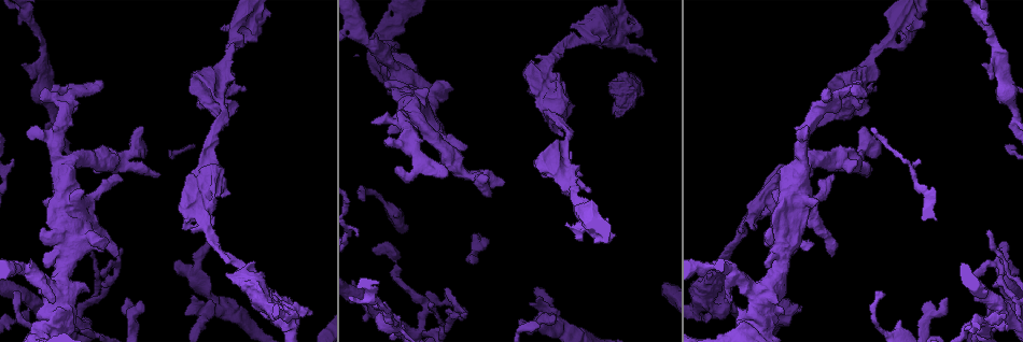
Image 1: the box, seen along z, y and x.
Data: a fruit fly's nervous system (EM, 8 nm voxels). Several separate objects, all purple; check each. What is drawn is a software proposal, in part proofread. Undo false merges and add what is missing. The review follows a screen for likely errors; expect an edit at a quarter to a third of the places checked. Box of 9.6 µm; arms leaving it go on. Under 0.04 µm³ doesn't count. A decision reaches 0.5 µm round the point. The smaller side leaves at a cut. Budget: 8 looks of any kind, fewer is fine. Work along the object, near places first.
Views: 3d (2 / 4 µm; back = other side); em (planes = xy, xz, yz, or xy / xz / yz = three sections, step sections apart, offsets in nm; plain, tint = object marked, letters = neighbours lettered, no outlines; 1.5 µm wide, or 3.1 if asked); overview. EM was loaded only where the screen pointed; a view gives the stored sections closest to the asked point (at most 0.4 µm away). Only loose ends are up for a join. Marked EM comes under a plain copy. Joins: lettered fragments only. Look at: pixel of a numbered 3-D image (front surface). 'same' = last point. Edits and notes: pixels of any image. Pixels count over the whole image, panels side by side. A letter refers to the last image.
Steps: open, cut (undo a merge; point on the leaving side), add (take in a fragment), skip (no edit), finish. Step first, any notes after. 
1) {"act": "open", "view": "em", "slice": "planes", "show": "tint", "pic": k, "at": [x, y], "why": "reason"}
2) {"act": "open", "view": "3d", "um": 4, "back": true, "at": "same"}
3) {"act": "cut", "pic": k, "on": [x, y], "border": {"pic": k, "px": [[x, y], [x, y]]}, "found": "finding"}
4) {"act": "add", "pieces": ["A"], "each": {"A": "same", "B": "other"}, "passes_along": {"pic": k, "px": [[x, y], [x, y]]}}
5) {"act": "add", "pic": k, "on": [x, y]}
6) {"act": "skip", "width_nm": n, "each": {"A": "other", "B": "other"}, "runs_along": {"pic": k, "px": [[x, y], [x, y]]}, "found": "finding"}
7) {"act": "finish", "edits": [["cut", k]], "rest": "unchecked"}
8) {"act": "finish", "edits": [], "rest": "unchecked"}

{"act": "open", "view": "em", "slice": "planes", "show": "letters", "pic": 1, "at": [580, 223], "why": "tapers out"}

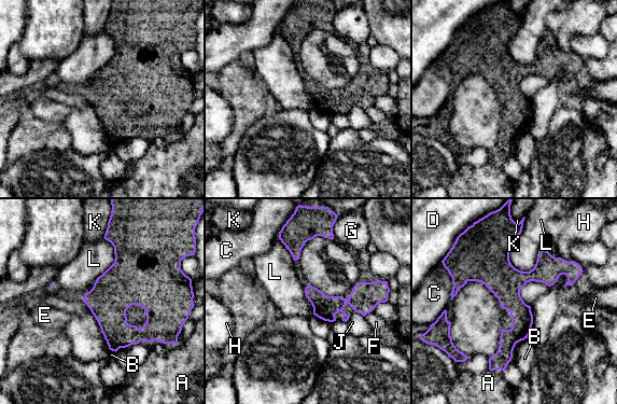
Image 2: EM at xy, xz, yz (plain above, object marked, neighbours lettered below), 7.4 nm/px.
{"act": "skip", "each": {"A": "other", "B": "other", "C": "other", "D": "other", "E": "other", "F": "other", "G": "other", "H": "other", "J": "other", "K": "other", "L": "other"}, "found": "no lettered fragment goes on from it"}

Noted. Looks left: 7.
{"act": "open", "view": "em", "slice": "yz", "step": 8, "show": "letters", "pic": 1, "at": [236, 109], "why": "thick end"}

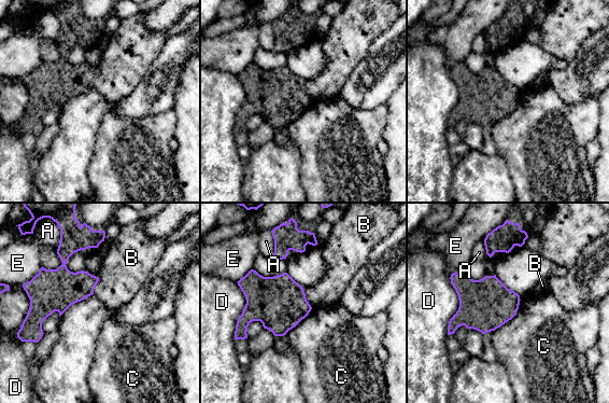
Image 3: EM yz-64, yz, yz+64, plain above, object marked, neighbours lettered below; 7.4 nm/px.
{"act": "skip", "longest_contact_nm": ["D", 460], "each": {"A": "other", "B": "other", "C": "other", "D": "other", "E": "other"}, "border": {"pic": 3, "px": [[451, 274], [458, 309], [447, 334]]}, "found": "none of them fits"}

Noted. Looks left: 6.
{"act": "open", "view": "3d", "um": 2, "pic": 1, "at": [86, 289], "why": "an open end"}

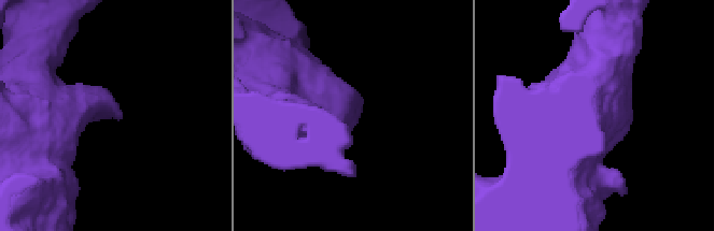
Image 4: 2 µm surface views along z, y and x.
{"act": "open", "view": "em", "slice": "planes", "show": "letters", "pic": 4, "at": [361, 100]}

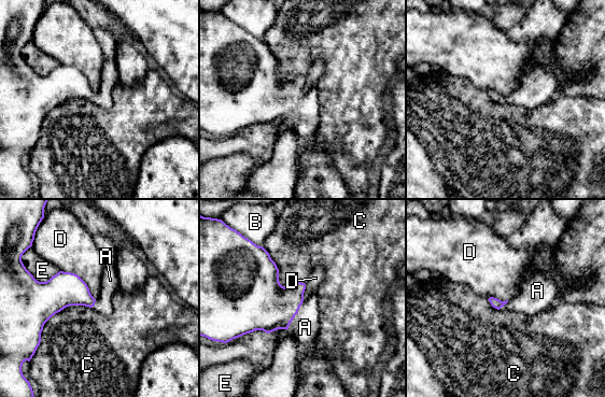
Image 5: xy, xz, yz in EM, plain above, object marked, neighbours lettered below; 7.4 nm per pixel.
{"act": "add", "pieces": ["A"], "each": {"A": "same", "B": "other", "C": "other", "D": "other", "E": "other"}, "found": "the cell continues"}

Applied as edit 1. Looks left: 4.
{"act": "open", "view": "overview", "why": "redraw"}

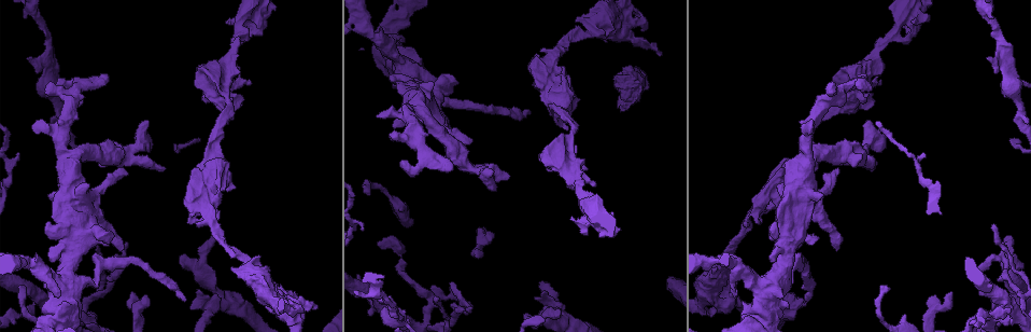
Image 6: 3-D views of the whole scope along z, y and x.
{"act": "open", "view": "3d", "um": 2, "pic": 6, "at": [553, 83], "why": "closes a loop"}

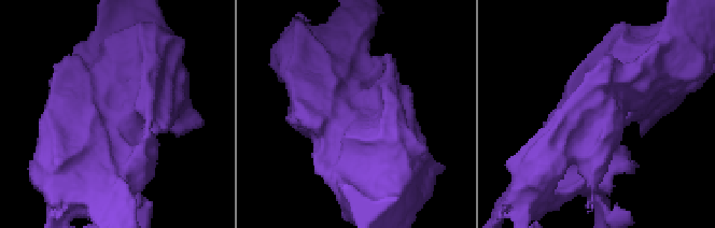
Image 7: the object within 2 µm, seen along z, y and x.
{"act": "open", "view": "em", "slice": "yz", "step": 4, "show": "tint", "pic": 7, "at": [112, 149]}

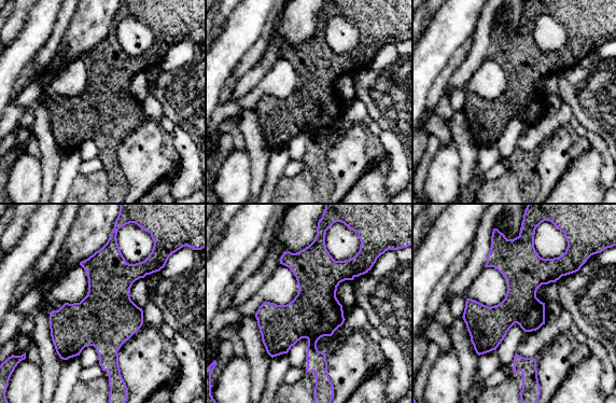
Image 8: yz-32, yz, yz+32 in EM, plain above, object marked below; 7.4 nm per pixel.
{"act": "open", "view": "em", "slice": "planes", "show": "letters", "at": "same"}

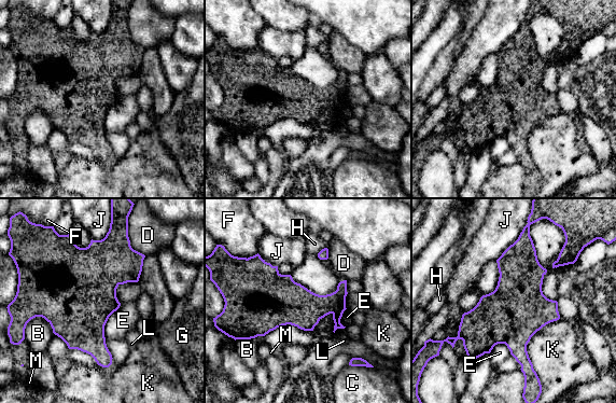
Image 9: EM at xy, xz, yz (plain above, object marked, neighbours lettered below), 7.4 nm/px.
{"act": "skip", "longest_contact_nm": ["K", 440], "each": {"B": "other", "C": "other", "D": "other", "E": "other", "F": "other", "G": "other", "H": "other", "J": "other", "K": "other", "L": "other", "M": "other"}, "found": "all the same cell"}

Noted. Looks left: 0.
{"act": "finish", "edits": [["add", 5]], "rest": "unchecked"}

